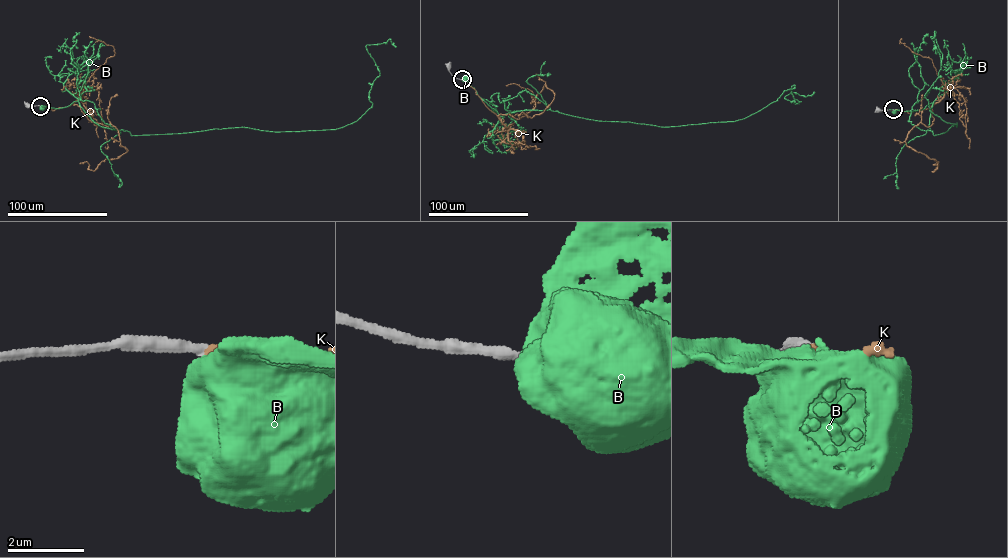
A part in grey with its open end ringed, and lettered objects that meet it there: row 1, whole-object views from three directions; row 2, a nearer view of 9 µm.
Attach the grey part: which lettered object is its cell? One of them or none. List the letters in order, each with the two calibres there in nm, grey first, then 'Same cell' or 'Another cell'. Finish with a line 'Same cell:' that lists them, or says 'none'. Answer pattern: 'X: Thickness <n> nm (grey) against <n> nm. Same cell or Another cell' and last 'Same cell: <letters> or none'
B: Thickness 280 nm (grey) against 800 nm. Another cell
K: Thickness 280 nm (grey) against 240 nm. Same cell
Same cell: K

